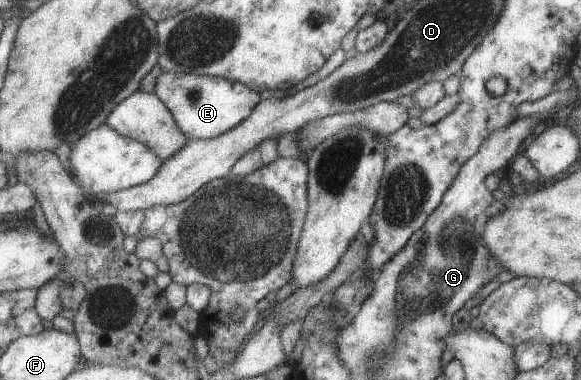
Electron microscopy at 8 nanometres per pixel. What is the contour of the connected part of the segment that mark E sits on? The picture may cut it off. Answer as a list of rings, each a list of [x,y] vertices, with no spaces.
[[[162,72],[156,78],[154,95],[170,112],[174,123],[187,140],[210,139],[228,132],[238,122],[248,118],[260,102],[258,93],[244,84],[221,77],[182,74],[174,76]]]

